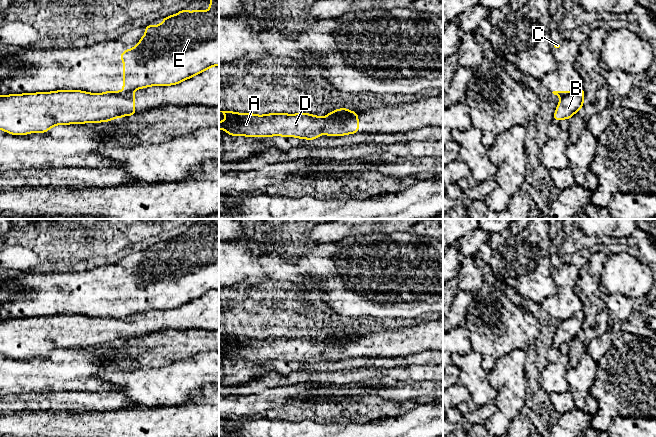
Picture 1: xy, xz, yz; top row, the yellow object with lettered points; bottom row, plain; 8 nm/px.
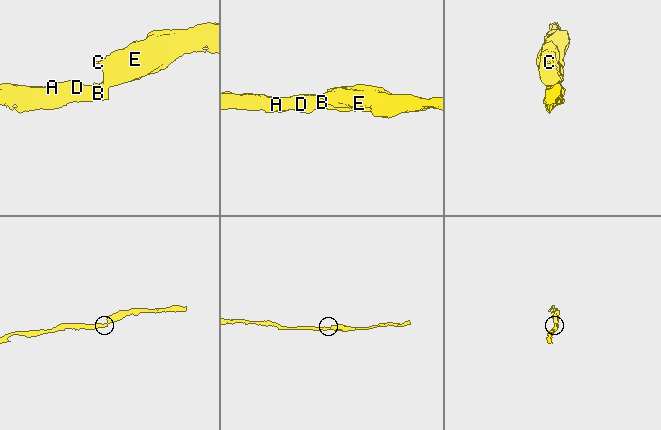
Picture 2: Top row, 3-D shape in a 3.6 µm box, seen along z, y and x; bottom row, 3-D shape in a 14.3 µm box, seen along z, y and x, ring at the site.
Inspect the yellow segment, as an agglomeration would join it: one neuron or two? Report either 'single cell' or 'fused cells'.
fused cells

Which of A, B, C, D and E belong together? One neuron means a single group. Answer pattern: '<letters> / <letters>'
A B D / C E

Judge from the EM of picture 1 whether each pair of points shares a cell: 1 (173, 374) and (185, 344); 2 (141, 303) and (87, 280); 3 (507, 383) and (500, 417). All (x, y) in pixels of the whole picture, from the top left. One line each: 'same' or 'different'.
1: different
2: same
3: same

